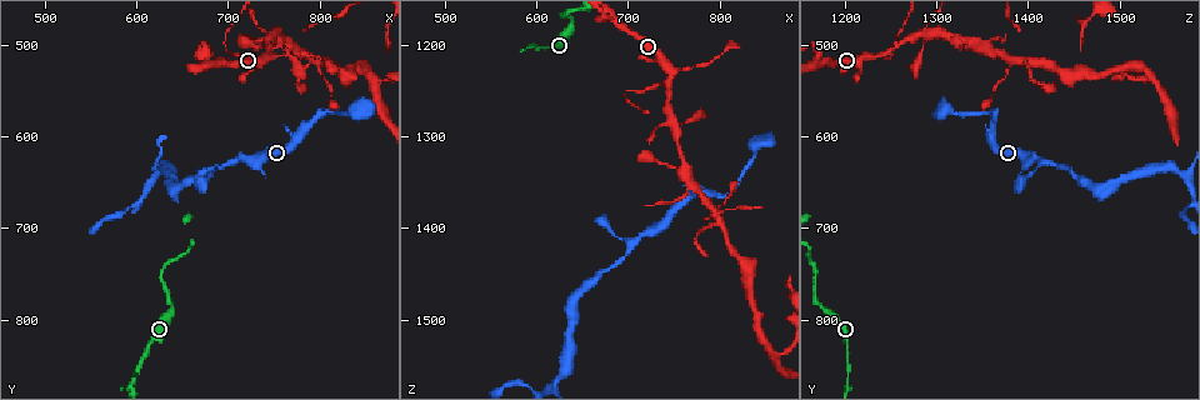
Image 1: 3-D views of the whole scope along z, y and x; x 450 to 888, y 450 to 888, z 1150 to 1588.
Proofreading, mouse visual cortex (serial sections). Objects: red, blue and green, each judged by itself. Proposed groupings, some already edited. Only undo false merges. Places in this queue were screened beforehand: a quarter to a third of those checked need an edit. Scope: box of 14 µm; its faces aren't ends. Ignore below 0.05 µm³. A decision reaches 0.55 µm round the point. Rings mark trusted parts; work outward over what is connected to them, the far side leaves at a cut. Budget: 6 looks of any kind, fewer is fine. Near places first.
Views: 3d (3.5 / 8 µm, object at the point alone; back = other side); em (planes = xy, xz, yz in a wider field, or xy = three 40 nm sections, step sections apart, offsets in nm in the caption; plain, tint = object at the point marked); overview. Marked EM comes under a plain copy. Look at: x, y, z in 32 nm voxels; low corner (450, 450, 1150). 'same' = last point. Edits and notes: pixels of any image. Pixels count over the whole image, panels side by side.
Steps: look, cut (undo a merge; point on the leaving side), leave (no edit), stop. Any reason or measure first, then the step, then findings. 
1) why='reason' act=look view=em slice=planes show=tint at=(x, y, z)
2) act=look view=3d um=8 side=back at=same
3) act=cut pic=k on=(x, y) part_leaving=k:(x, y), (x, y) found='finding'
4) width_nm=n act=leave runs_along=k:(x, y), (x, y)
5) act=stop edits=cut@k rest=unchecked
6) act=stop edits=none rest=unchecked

why='a narrow waist' act=look view=3d um=8 at=(595, 865, 1200)

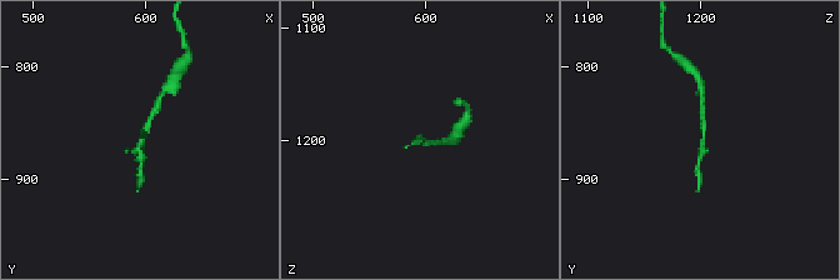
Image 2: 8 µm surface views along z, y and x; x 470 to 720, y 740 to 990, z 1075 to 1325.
act=look view=3d um=3.5 at=(594, 864, 1204)

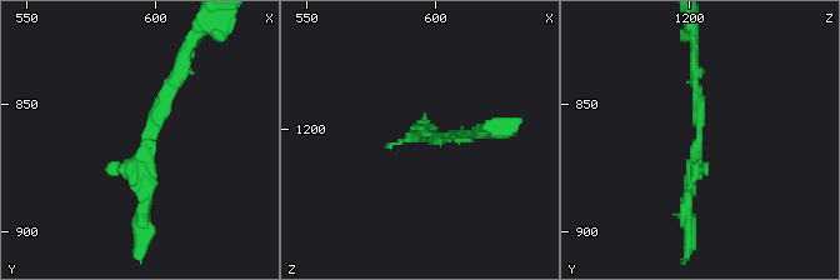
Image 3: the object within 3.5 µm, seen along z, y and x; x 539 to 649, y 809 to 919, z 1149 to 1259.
act=look view=em slice=xy step=2 show=tint at=(596, 862, 1204)

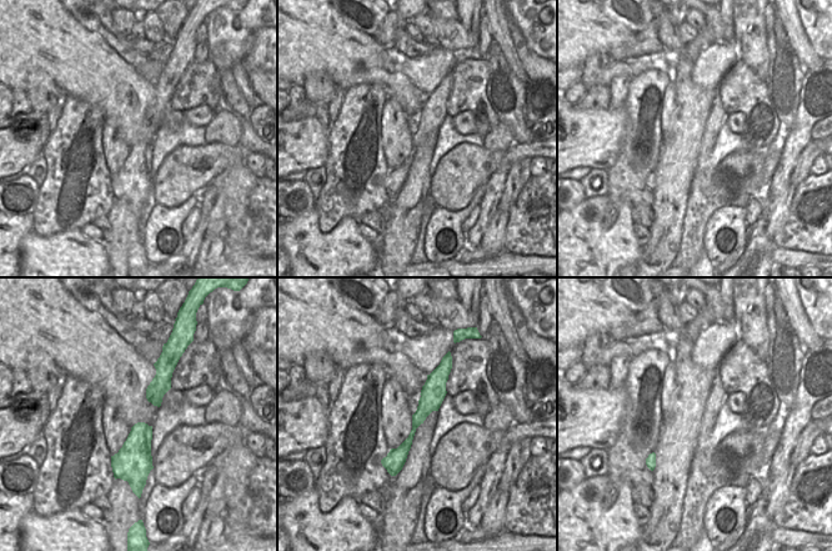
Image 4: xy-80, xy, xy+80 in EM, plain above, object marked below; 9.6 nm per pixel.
act=leave found='continuous, no second cell'

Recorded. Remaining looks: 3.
why='sharp bend' act=look view=3d um=3.5 at=(805, 570, 1370)

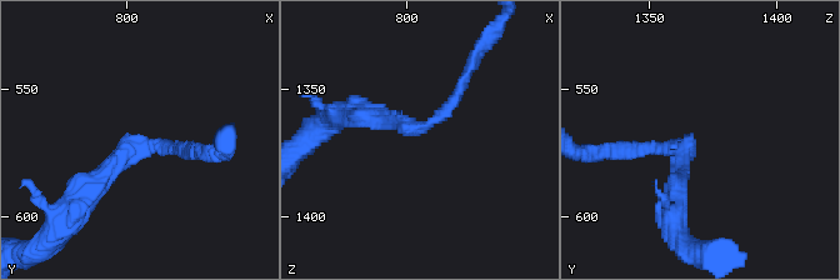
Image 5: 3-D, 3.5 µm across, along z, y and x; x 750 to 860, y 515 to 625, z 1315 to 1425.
arm_widths_nm=150,300 act=look view=em slice=xy step=1 show=tint at=(804, 572, 1367)

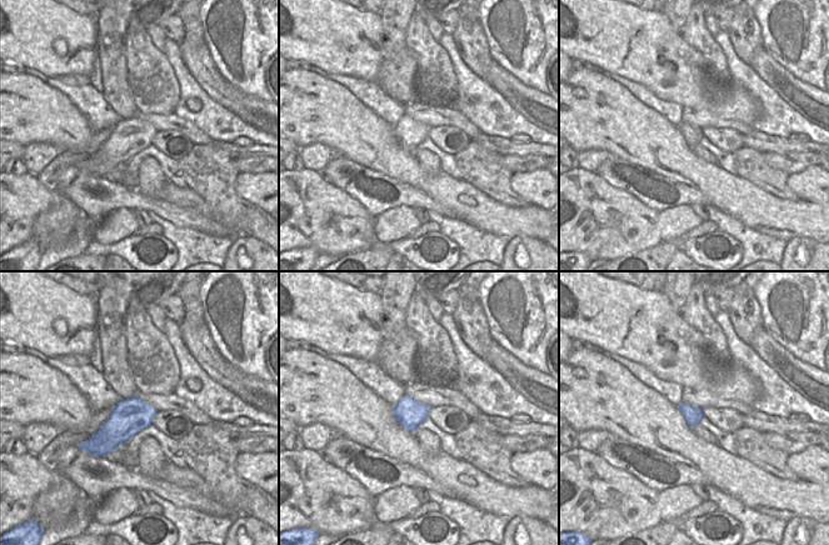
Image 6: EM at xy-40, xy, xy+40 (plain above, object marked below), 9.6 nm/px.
act=leave runs_along=5:(74, 206), (131, 145), (189, 153) found='all the same cell'

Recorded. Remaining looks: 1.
act=stop edits=none rest=unchecked

